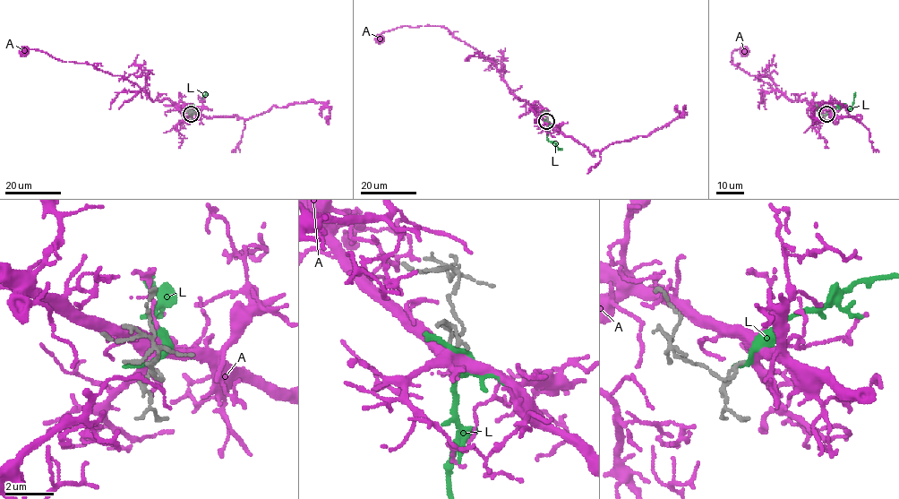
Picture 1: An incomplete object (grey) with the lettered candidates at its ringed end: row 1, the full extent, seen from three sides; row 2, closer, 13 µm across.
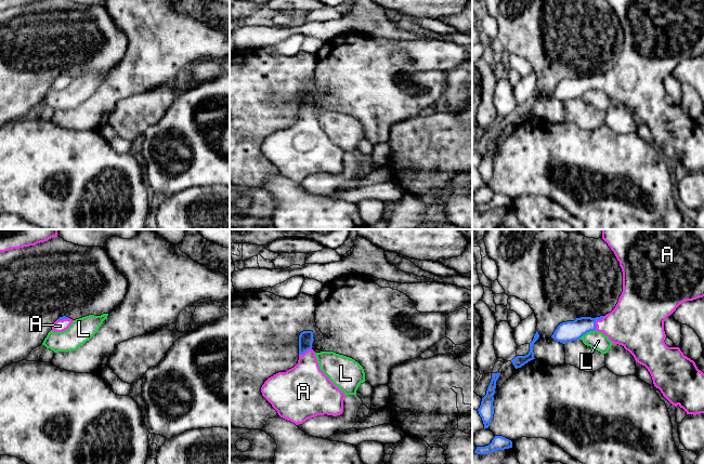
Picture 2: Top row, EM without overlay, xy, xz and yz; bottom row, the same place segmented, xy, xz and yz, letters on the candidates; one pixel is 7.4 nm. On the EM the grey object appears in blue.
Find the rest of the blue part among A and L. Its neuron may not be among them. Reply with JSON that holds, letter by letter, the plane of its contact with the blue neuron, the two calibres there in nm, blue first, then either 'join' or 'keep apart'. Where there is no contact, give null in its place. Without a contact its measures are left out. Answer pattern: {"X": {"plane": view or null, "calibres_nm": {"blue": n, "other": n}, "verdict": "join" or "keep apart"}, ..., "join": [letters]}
{"A": {"plane": "yz", "calibres_nm": {"blue": 150, "other": 320}, "verdict": "join"}, "L": {"plane": "yz", "calibres_nm": {"blue": 150, "other": 140}, "verdict": "keep apart"}, "join": ["A"]}

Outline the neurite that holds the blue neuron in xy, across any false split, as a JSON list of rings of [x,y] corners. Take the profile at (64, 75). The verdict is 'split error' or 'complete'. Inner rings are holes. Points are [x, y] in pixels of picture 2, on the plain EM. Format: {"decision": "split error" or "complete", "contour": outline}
{"decision": "split error", "contour": [[[63,74],[63,75],[60,75],[53,82],[52,84],[52,89],[54,90],[63,90],[65,88],[67,88],[70,82],[73,81],[73,77],[66,75],[66,74]]]}

